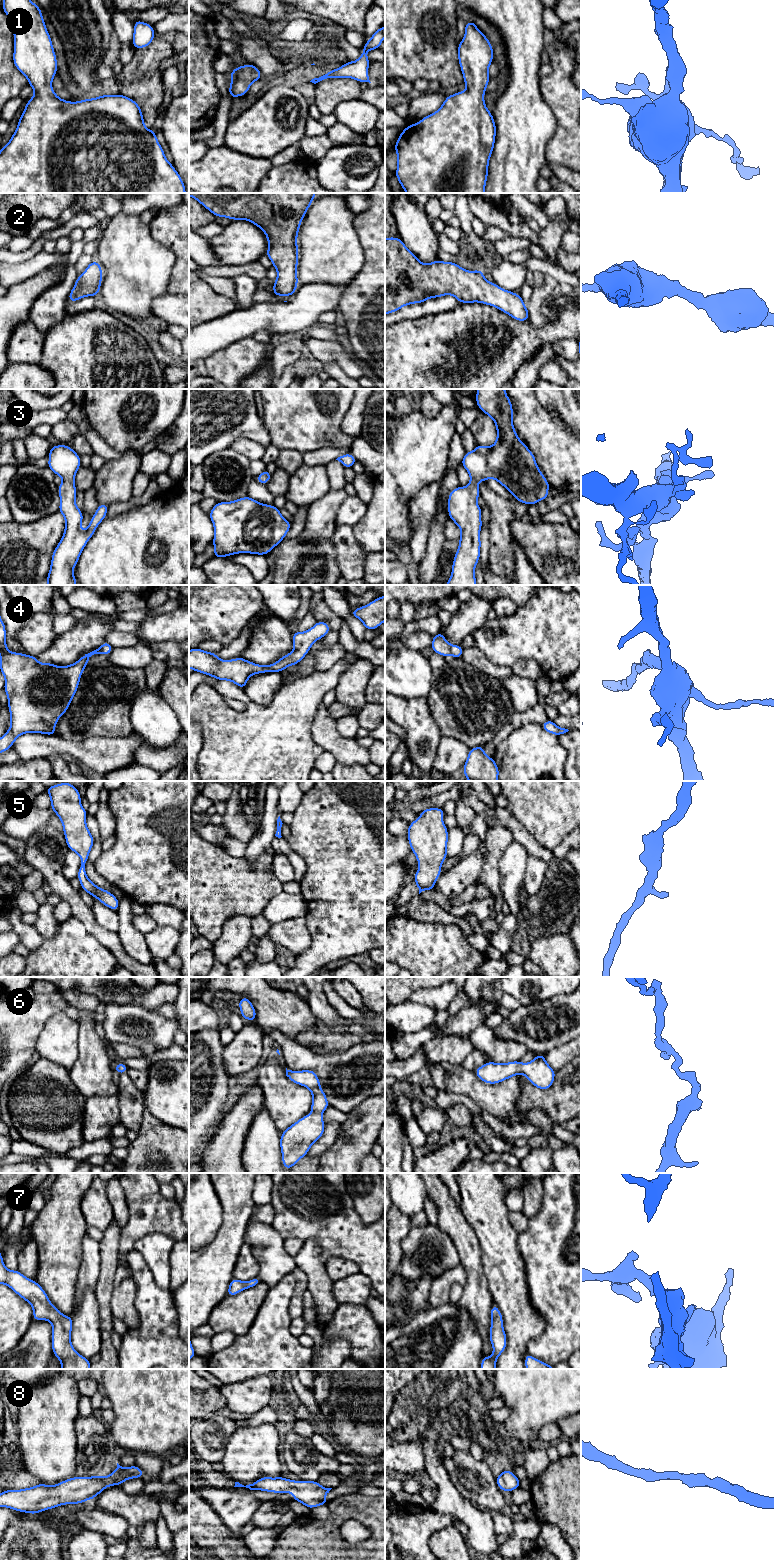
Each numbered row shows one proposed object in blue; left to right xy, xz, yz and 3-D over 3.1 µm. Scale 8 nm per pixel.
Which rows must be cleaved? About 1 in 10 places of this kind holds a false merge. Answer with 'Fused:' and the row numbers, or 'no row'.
Fused: no row

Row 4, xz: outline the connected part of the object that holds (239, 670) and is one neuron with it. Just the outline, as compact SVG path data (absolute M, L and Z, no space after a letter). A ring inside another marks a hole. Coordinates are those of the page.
M319 621L304 632L294 631L292 642L294 651L282 656L270 665L259 665L245 660L242 656L231 660L221 660L216 653L200 648L189 650L189 668L204 673L219 681L229 680L244 690L248 679L253 674L282 672L285 668L297 665L310 651L313 643L330 632L326 622Z

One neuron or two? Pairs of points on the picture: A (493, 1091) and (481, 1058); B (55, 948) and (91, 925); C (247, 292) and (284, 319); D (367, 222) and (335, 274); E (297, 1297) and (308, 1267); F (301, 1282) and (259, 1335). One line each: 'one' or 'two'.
A: two
B: two
C: two
D: two
E: two
F: two

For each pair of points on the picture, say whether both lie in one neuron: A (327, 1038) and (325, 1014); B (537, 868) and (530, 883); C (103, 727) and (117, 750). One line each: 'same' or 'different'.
A: different
B: same
C: different

